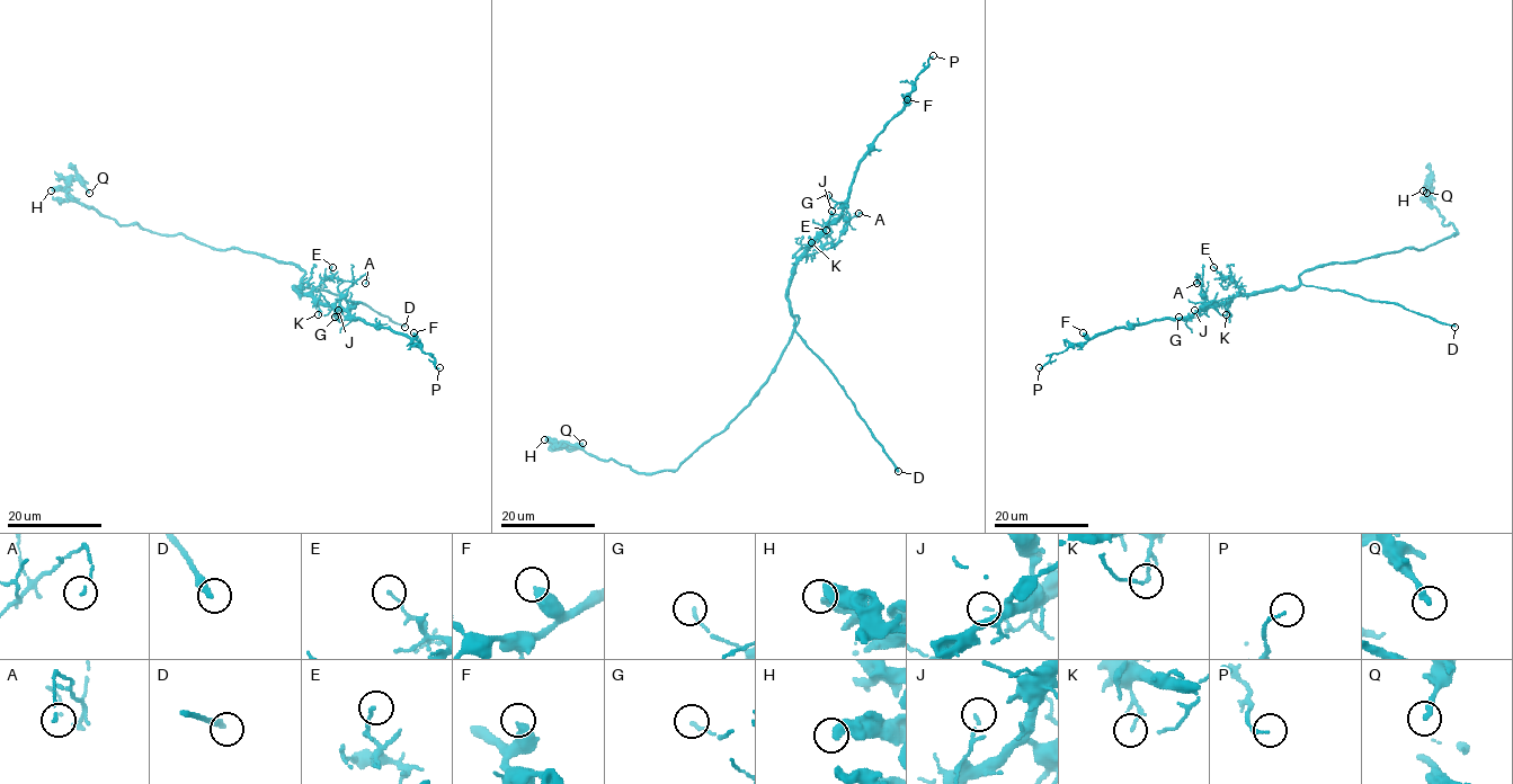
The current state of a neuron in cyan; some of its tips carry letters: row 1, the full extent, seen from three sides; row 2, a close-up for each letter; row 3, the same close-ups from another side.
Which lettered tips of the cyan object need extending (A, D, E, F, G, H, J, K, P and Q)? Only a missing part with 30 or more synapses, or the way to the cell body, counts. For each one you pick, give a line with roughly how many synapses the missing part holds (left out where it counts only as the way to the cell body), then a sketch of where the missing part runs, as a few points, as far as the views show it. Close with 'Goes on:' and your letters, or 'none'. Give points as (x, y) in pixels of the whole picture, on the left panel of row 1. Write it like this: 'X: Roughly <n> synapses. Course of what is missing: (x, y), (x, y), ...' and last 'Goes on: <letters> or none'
D: Course of what is missing: (405, 327), (418, 335), (443, 338), (454, 327), (463, 309), (474, 313)
Goes on: D

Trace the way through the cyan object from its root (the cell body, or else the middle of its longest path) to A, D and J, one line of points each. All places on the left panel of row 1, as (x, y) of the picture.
A: (297, 268), (304, 275), (294, 287), (336, 308), (346, 290), (365, 274), (365, 283)
D: (297, 268), (304, 272), (302, 286), (364, 303), (405, 327)
J: (297, 268), (304, 275), (294, 287), (319, 303), (328, 303), (337, 313), (338, 310)

